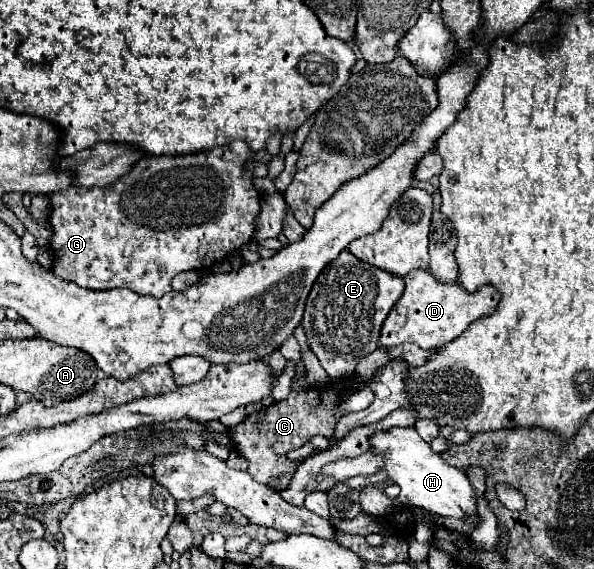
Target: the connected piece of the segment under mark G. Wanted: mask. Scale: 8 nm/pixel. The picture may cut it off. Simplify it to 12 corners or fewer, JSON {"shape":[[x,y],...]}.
{"shape":[[242,140],[50,198],[52,272],[162,298],[250,242]]}

